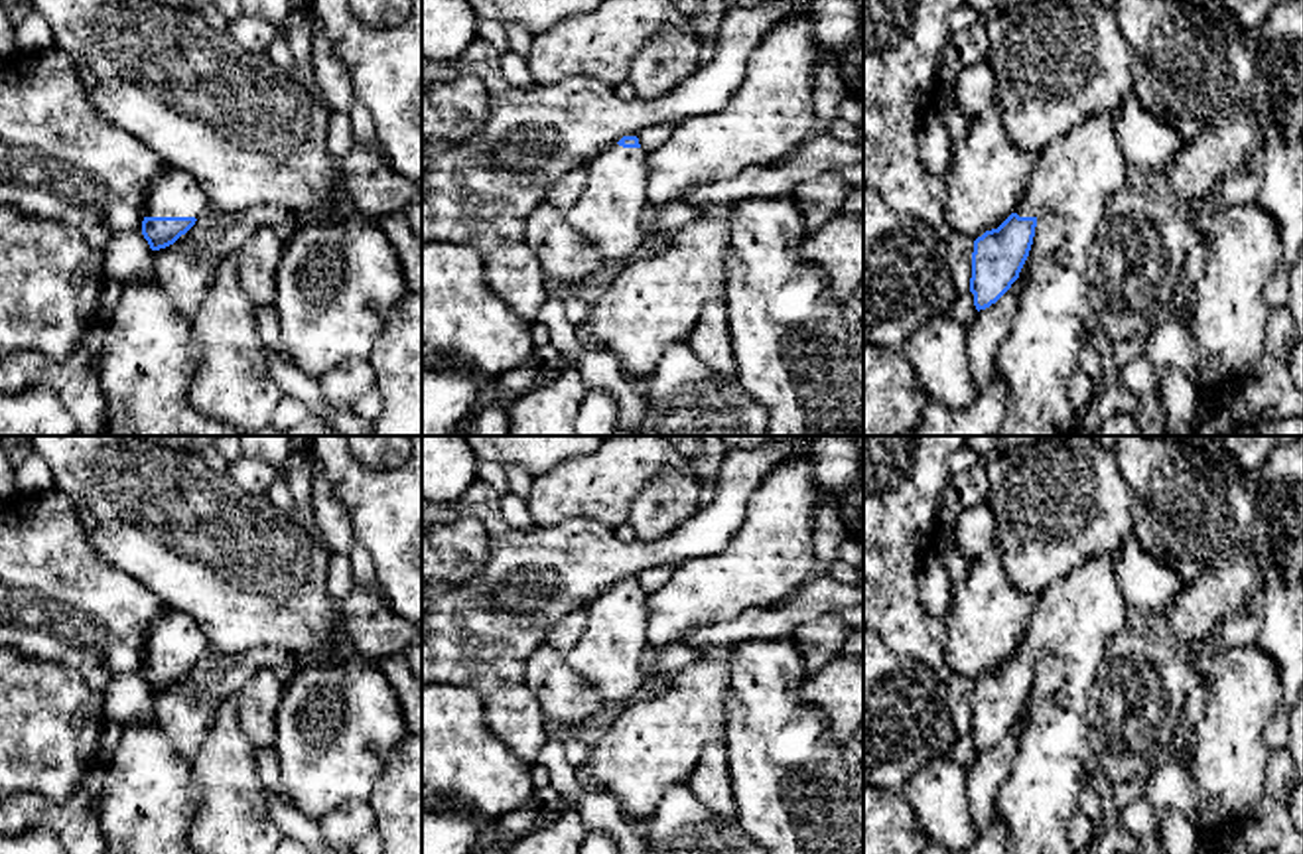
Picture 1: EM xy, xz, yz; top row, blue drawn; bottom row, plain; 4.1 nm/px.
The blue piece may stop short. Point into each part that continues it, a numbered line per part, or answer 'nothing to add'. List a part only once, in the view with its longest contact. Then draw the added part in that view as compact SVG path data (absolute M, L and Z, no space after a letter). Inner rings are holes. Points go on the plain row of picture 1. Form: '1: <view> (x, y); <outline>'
1: xy (174, 634); M166 607L148 629L146 659L201 659L209 639L197 621L179 609Z

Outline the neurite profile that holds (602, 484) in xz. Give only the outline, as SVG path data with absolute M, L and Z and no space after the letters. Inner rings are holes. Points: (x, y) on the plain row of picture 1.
M609 436L595 452L560 462L532 477L526 507L536 525L585 515L611 529L629 523L641 487L678 452L666 436Z

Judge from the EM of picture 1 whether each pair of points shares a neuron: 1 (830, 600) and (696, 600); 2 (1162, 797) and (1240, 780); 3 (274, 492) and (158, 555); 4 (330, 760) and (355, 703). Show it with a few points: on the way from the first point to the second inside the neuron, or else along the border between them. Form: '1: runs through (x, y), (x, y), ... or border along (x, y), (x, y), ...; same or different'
1: border along (821, 570), (779, 604), (750, 606), (742, 614); different
2: border along (1185, 750), (1195, 791), (1195, 813), (1189, 819); different
3: border along (265, 494), (276, 509), (292, 515); different
4: runs through (332, 746), (349, 726), (349, 716); same

